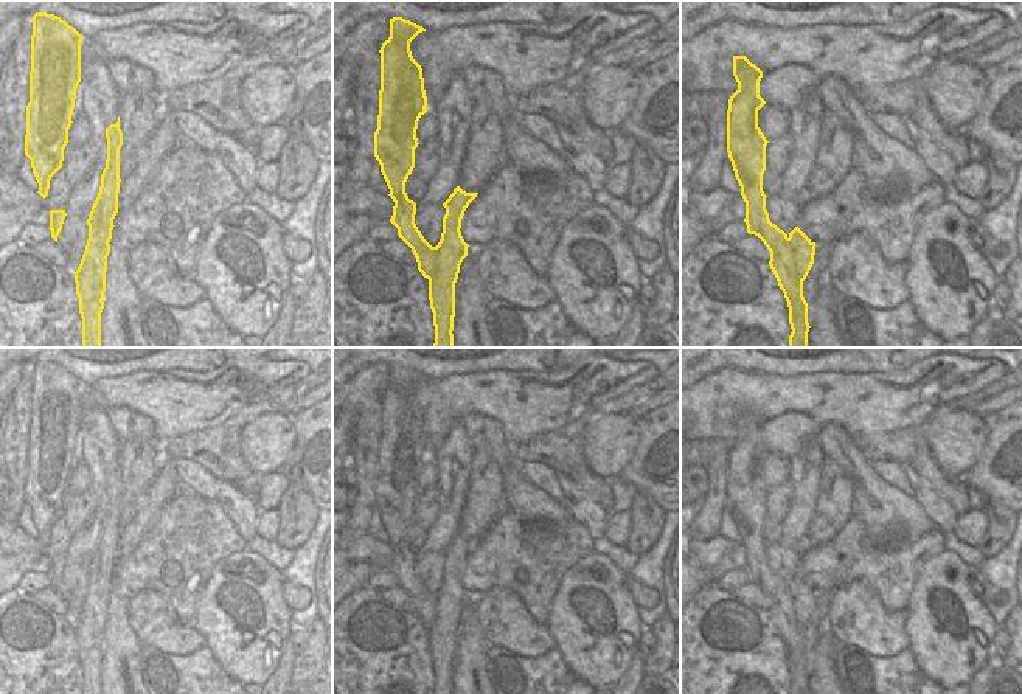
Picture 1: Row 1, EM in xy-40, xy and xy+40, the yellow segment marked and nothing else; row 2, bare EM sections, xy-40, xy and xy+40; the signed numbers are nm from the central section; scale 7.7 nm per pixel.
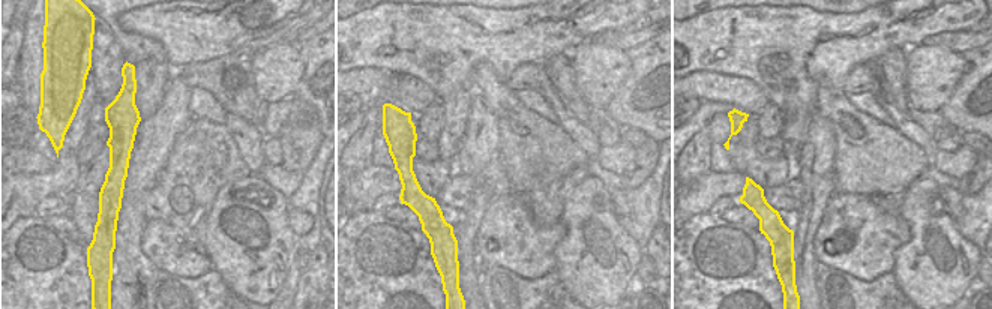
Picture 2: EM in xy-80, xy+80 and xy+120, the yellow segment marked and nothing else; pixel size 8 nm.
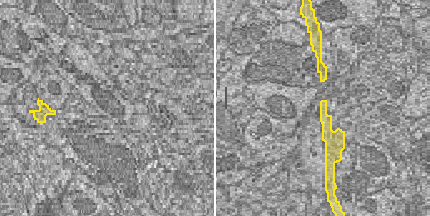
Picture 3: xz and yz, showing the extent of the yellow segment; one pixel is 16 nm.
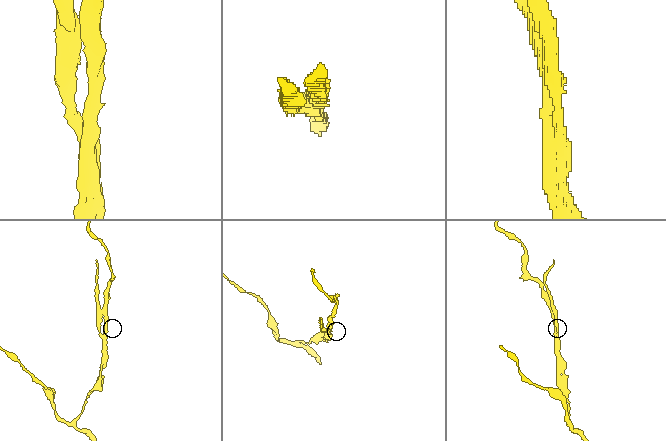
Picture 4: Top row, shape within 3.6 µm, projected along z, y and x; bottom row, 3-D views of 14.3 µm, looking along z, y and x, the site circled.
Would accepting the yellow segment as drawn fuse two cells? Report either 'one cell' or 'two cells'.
two cells

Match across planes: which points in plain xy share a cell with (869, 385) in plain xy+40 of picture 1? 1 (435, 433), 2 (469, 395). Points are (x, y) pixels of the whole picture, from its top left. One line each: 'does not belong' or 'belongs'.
1: belongs
2: belongs

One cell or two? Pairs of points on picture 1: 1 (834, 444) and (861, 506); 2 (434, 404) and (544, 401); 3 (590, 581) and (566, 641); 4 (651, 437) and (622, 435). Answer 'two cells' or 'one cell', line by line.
1: one cell
2: one cell
3: one cell
4: two cells

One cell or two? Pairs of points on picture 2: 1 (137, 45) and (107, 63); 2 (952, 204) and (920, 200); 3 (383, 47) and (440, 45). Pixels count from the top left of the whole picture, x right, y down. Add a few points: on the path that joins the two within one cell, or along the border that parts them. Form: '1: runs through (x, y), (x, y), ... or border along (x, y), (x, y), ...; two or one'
1: border along (105, 23), (125, 62); two
2: border along (938, 186), (935, 203), (955, 221); two
3: runs through (396, 42), (426, 42); one

